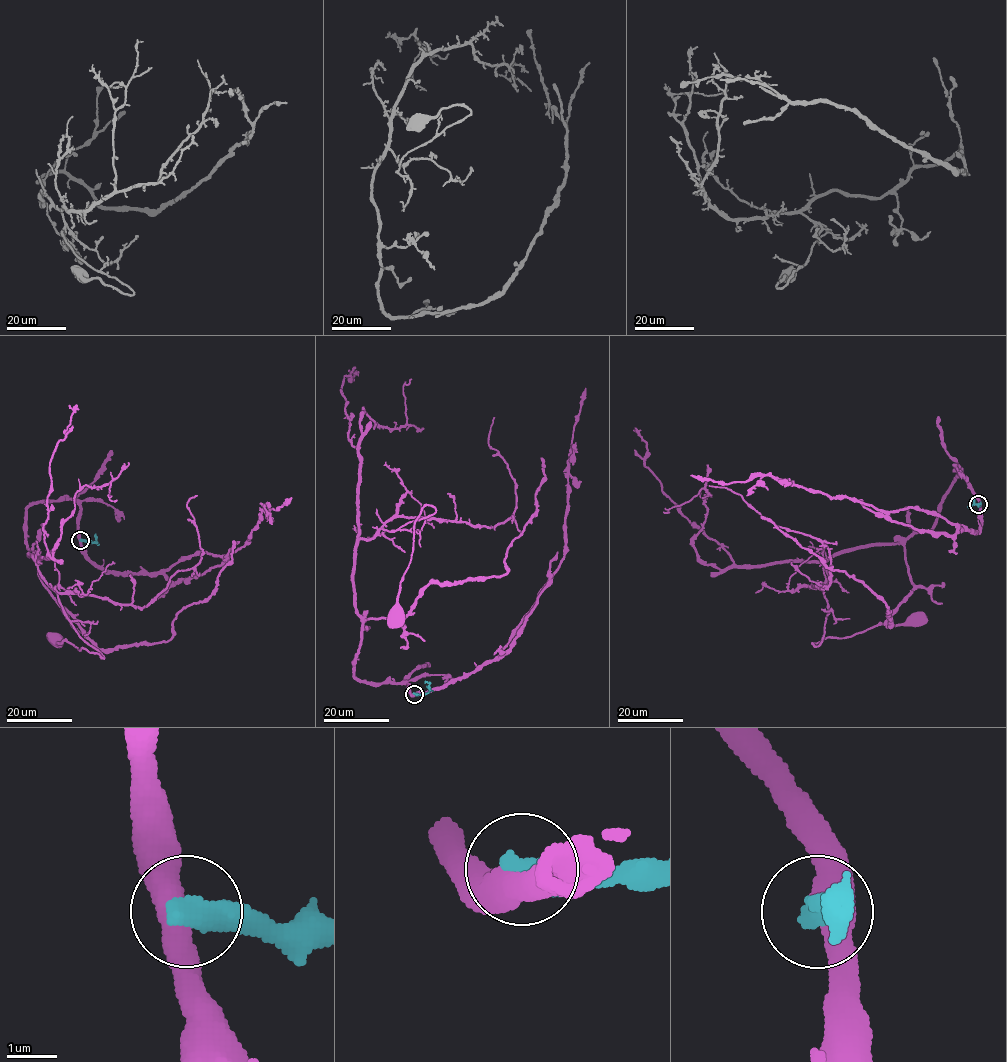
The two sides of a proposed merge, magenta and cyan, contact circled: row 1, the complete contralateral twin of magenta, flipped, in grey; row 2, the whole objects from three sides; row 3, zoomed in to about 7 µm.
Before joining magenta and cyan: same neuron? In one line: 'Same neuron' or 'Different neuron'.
Different neuron

